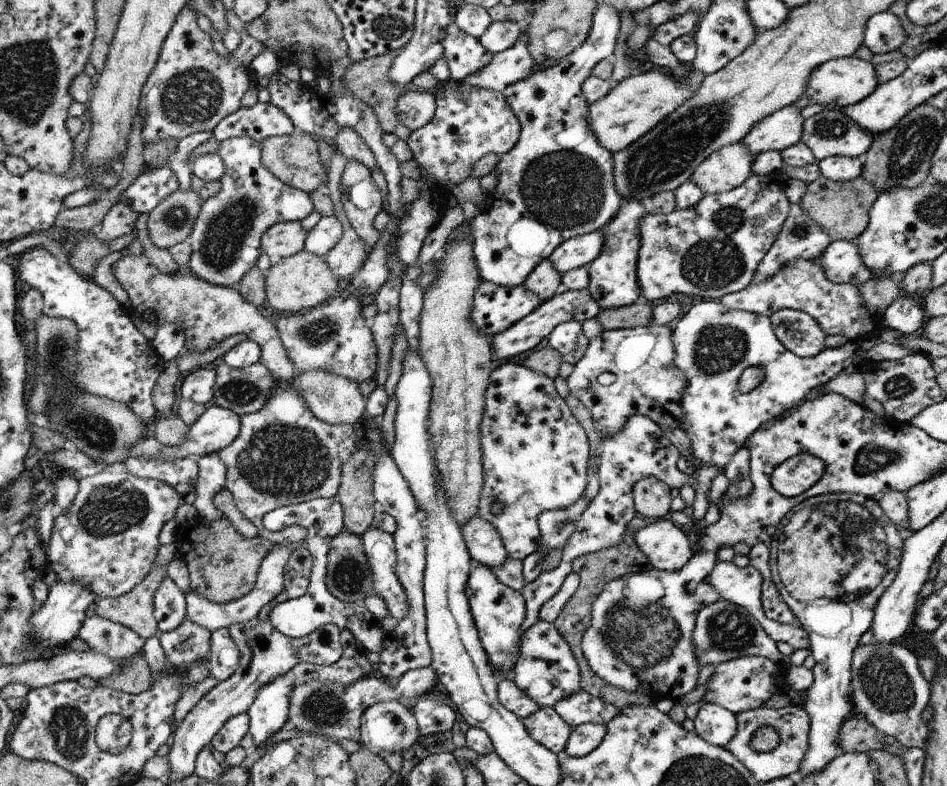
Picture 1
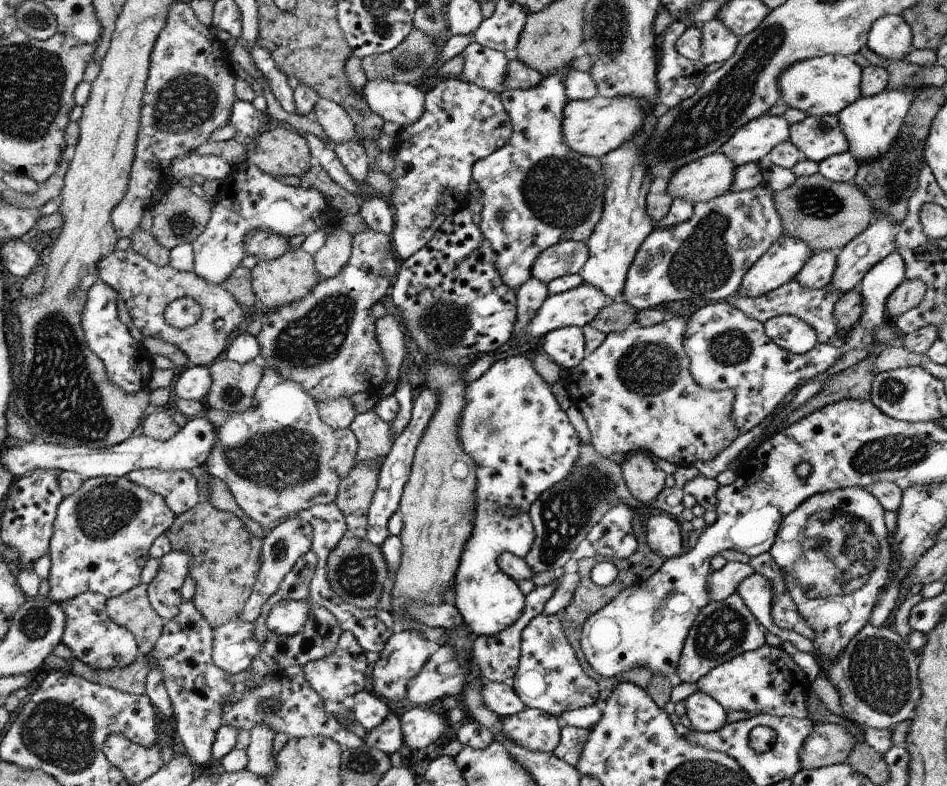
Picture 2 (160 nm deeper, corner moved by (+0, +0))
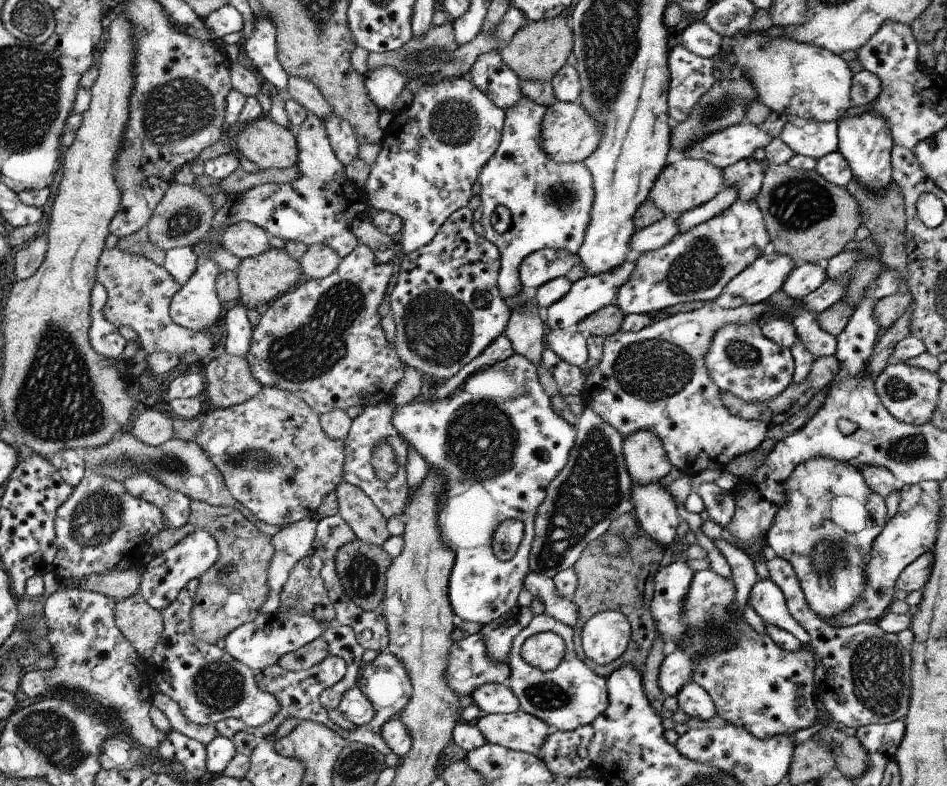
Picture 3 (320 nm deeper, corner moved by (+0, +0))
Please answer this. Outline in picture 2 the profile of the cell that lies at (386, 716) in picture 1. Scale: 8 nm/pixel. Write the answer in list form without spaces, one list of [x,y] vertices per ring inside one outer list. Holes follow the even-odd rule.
[[[363,690],[358,692],[351,698],[352,710],[354,710],[354,716],[362,727],[367,732],[374,730],[374,728],[380,728],[384,724],[384,720],[388,720],[388,714],[393,713],[394,706],[388,704],[388,702],[381,700],[377,695],[370,694]]]

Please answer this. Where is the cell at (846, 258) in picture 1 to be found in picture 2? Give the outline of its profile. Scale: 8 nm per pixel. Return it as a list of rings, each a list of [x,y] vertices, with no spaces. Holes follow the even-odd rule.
[[[820,250],[812,253],[804,268],[796,274],[796,282],[810,286],[817,290],[825,288],[832,282],[832,276],[836,272],[836,256],[840,250]]]

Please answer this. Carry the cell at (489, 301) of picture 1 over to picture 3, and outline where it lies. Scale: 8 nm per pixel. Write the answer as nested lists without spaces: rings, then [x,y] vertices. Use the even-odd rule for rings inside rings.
[[[468,207],[459,208],[426,247],[400,253],[397,258],[400,272],[397,272],[392,292],[389,292],[390,314],[396,327],[391,346],[405,365],[416,368],[425,379],[431,379],[434,383],[451,379],[482,355],[491,342],[504,334],[511,315],[497,285],[500,268],[498,247],[474,232],[472,211]]]

